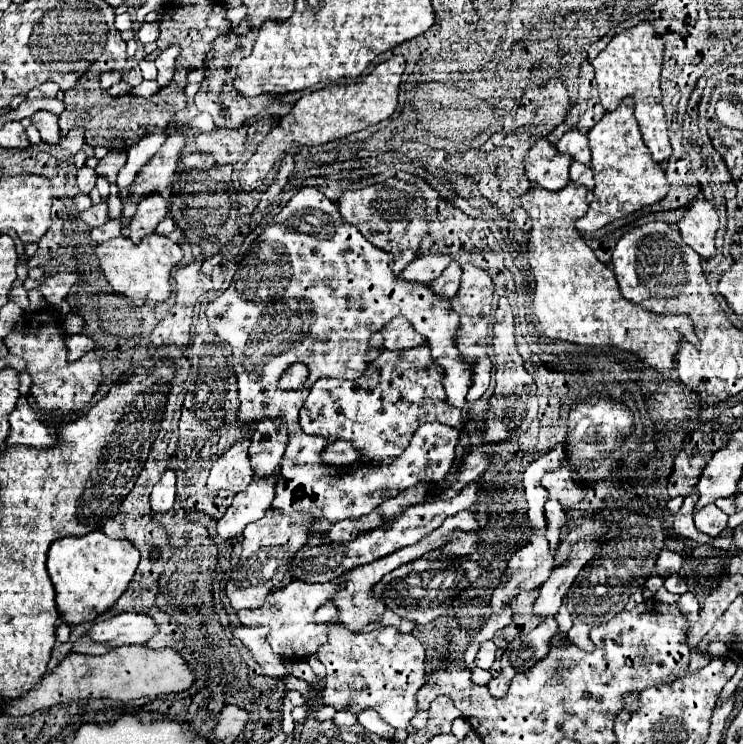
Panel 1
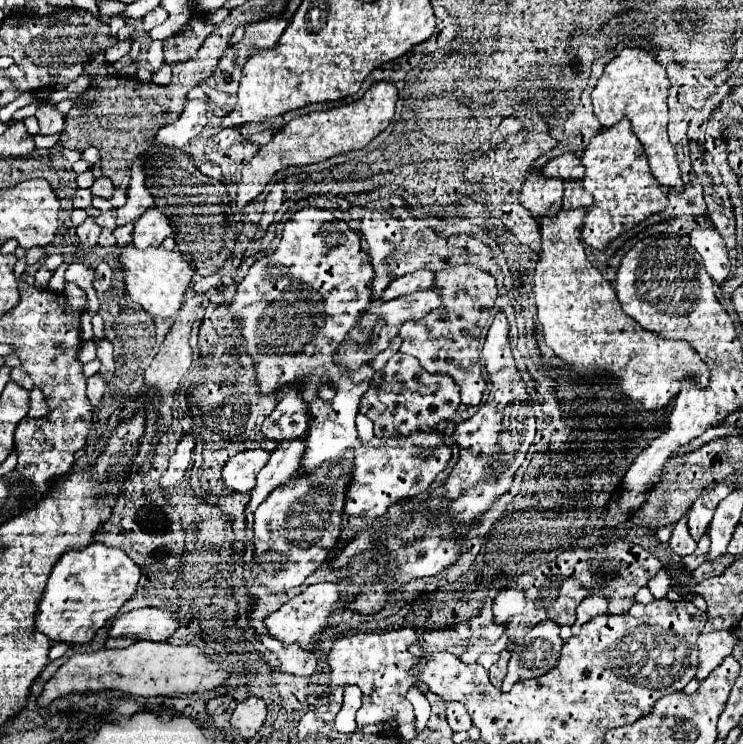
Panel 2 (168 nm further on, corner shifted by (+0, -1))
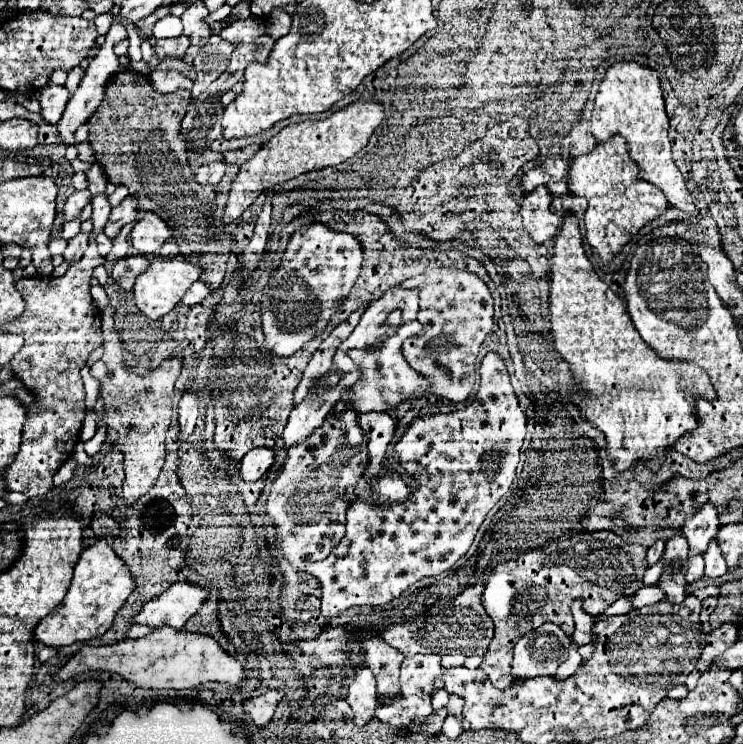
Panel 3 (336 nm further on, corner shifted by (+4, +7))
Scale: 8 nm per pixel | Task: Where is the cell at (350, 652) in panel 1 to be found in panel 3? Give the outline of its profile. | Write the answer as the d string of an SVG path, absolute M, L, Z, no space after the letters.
M377 634L357 638L357 642L361 646L361 656L365 664L371 668L377 680L377 696L395 696L399 692L399 666L405 656Z

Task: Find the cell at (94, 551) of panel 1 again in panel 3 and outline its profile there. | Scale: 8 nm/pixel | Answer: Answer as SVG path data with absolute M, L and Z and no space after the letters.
M97 538L97 544L81 552L63 602L41 618L35 628L35 638L47 646L59 648L101 636L109 630L115 612L125 604L133 590L135 578L131 576L131 568L113 552L113 548L107 544L107 538Z

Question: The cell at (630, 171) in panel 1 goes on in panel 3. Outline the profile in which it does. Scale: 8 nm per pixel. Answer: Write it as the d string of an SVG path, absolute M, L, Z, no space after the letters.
M621 134L611 136L607 142L599 142L589 154L581 154L571 162L569 190L577 196L585 196L589 202L585 212L587 242L603 260L613 258L641 226L661 216L667 208L665 194L661 194L657 186L639 178L639 166L629 158L627 142Z

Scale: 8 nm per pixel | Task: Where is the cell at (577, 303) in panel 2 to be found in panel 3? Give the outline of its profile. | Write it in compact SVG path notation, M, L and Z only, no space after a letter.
M569 228L569 234L561 230L561 232L555 236L555 246L553 246L553 268L551 268L551 282L549 282L549 286L551 286L551 288L549 288L549 320L551 320L551 334L553 334L555 350L561 354L563 360L569 362L571 372L573 372L573 378L575 378L575 382L577 382L577 386L575 386L575 390L573 390L573 392L575 392L573 402L579 404L579 408L583 410L583 416L585 416L591 424L595 424L601 432L605 432L605 438L607 438L607 452L609 452L609 456L611 456L613 462L615 462L615 470L623 472L623 470L631 468L631 464L635 464L635 462L639 462L639 460L643 460L643 458L645 458L645 464L651 466L651 470L657 470L657 468L661 466L661 462L663 462L665 450L667 450L681 434L685 434L685 432L689 432L689 430L695 428L695 404L693 404L693 400L695 400L697 396L715 398L715 390L713 390L713 386L711 386L711 382L709 382L707 372L705 372L701 366L697 366L695 362L661 358L655 350L651 350L649 346L645 346L645 340L639 338L639 334L637 334L637 330L635 330L635 326L633 326L633 322L631 322L631 318L629 318L629 314L627 314L627 308L625 308L623 298L619 298L609 286L603 286L603 280L599 278L599 274L593 270L591 262L587 260L585 252L583 252L579 228L577 228L577 232L573 232L573 230Z

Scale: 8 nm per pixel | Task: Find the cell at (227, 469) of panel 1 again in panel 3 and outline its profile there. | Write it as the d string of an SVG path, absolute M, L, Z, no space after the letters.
M253 448L239 460L239 474L241 480L253 482L265 476L269 466L273 464L273 450L271 448Z

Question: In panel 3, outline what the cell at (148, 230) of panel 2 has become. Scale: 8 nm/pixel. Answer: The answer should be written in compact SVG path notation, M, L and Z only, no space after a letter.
M145 212L131 230L131 244L139 254L159 254L159 248L167 238L169 226L155 212Z

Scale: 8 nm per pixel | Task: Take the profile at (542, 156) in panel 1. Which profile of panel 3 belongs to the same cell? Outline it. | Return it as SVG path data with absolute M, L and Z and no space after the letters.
M537 186L533 192L521 198L523 224L537 244L555 238L559 230L559 216L551 210L551 200L553 196L547 186Z

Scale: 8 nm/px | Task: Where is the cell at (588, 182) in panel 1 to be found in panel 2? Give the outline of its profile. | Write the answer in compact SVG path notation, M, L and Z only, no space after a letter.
M567 180L565 182L565 194L563 194L563 210L573 210L573 208L589 208L593 204L593 196L581 190L579 182Z

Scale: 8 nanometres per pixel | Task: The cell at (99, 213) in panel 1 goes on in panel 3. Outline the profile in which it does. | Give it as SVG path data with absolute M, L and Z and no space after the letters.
M79 232L75 238L71 238L71 240L67 242L67 248L65 248L65 252L63 252L63 258L65 258L67 262L75 262L75 260L79 260L79 258L83 256L83 252L87 250L87 246L89 246L89 234Z

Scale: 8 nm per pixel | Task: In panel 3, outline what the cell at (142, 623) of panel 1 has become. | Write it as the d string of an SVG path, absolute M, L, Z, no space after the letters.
M175 582L161 596L143 604L141 612L131 618L133 624L147 624L151 628L171 626L183 628L183 624L201 608L201 602L207 598L207 590L189 584Z

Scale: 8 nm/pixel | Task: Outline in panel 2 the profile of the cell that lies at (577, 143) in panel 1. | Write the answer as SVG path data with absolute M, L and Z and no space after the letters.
M565 152L551 162L547 162L541 170L541 174L549 178L561 178L561 180L581 180L583 178L583 168L577 158L577 154Z

